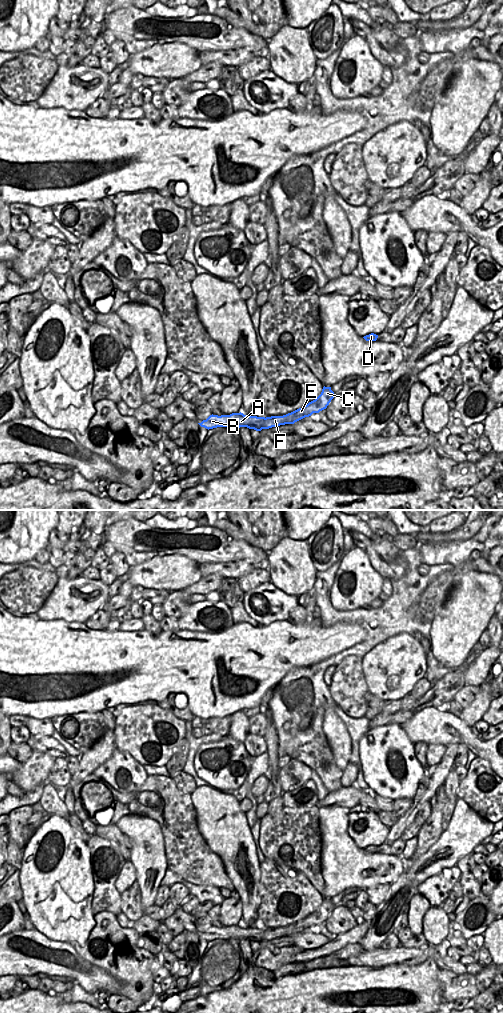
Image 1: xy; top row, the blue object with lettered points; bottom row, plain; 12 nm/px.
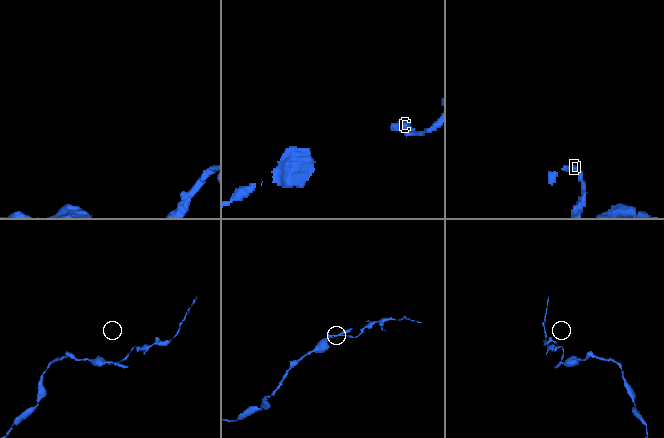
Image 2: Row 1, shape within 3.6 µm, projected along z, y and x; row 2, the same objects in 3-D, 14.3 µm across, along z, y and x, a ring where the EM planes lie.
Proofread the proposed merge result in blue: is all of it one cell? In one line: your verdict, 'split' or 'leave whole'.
split

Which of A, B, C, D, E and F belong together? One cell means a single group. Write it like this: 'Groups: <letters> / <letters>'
Groups: A B / C D E F

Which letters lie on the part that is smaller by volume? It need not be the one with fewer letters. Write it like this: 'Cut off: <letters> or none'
Cut off: A, B

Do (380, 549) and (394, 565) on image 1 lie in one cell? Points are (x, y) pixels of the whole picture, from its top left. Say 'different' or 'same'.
same

